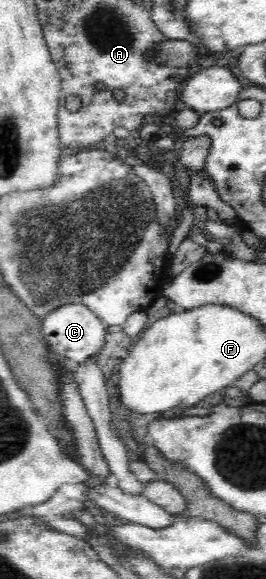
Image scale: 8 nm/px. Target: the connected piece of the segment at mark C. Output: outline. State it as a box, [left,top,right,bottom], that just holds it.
[42,303,106,364]

